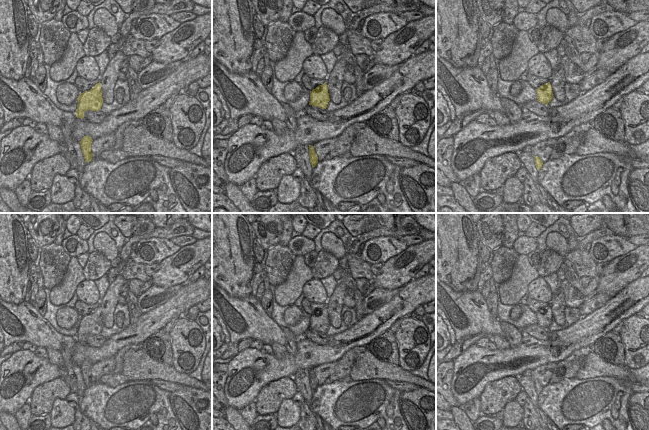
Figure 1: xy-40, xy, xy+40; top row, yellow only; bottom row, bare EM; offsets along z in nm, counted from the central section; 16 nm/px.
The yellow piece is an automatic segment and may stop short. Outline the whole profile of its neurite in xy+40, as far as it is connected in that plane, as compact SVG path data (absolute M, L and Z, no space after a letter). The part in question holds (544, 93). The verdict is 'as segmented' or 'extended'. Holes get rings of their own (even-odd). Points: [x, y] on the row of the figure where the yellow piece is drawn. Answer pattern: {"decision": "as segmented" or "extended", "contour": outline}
{"decision": "as segmented", "contour": "M550 82L541 85L538 89L536 89L537 92L537 101L540 103L548 105L548 103L553 98L553 91Z"}

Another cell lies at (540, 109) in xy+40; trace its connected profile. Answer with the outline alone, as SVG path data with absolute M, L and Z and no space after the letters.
M537 100L529 101L523 105L523 110L532 112L537 116L547 117L551 112L551 108Z

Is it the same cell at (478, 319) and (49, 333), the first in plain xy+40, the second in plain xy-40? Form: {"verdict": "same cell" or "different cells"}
{"verdict": "same cell"}

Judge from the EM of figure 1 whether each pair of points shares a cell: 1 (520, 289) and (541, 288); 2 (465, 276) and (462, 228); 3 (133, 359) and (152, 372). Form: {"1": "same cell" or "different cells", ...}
{"1": "different cells", "2": "same cell", "3": "same cell"}

